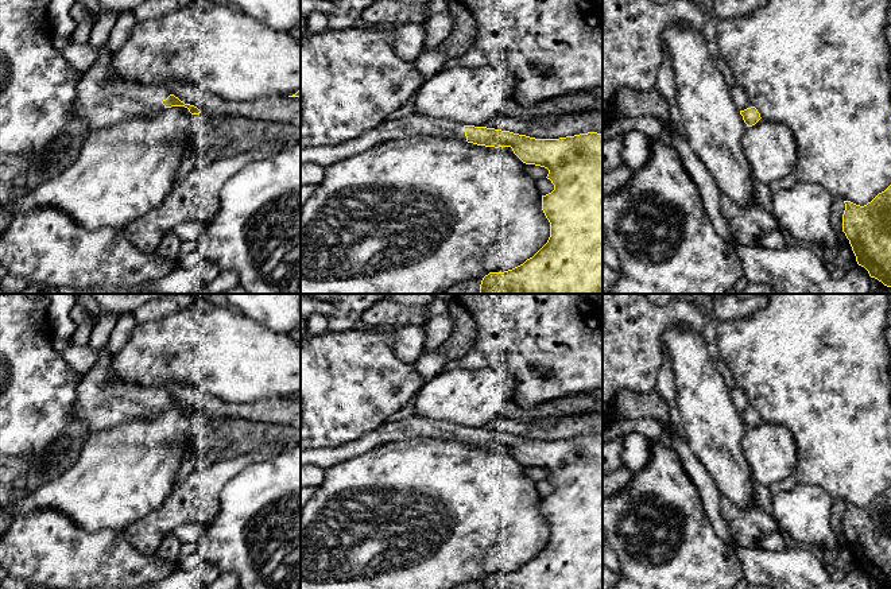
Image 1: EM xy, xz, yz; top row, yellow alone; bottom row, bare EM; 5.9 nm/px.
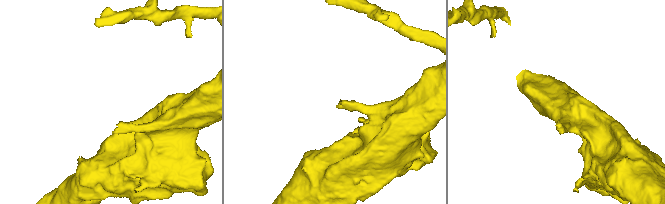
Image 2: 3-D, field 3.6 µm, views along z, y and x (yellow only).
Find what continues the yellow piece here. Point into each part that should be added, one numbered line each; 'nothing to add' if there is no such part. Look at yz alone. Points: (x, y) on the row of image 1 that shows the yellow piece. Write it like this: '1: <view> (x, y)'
1: yz (739, 96)

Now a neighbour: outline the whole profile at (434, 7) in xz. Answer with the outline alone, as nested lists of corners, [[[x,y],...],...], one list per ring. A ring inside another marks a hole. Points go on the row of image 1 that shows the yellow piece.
[[[430,0],[427,3],[429,16],[441,13],[441,12],[443,12],[446,9],[449,9],[449,0]]]

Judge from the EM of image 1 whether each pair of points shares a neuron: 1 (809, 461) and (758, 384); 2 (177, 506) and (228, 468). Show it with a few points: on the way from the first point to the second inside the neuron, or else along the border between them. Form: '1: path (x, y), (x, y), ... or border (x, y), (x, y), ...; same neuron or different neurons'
1: path (809, 442), (809, 434), (777, 402); same neuron
2: path (189, 502), (216, 476); same neuron

